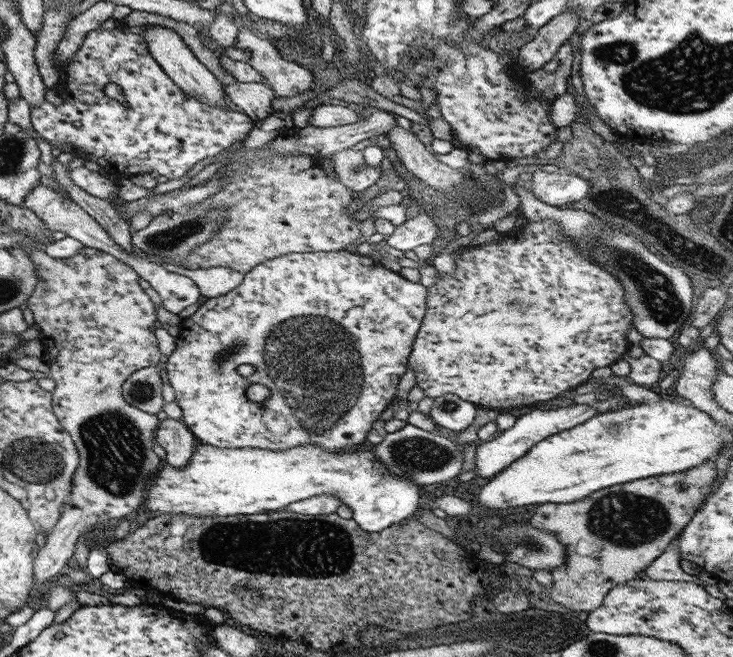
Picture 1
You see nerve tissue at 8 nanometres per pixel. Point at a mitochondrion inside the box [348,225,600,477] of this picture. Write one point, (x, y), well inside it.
(518, 303)

